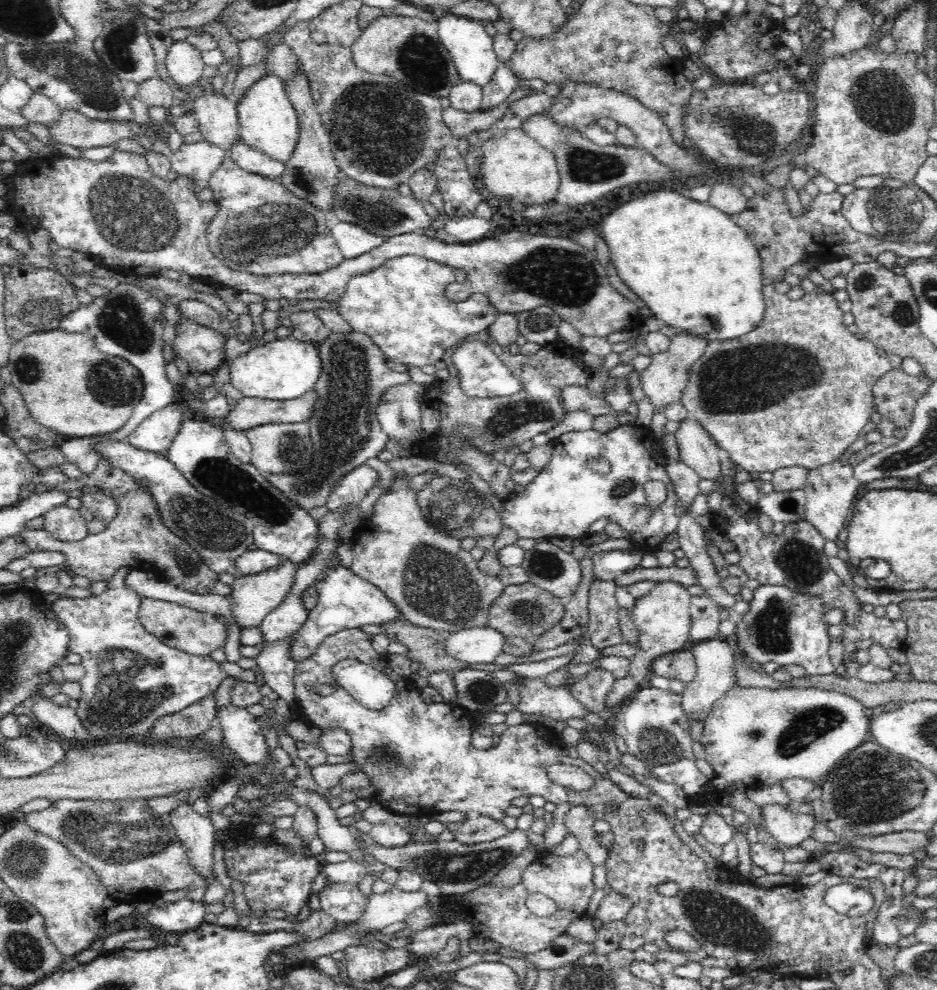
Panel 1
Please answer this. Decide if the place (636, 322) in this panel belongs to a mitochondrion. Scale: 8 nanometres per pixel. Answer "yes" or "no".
no

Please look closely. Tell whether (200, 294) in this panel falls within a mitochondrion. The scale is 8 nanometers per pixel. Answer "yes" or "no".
no

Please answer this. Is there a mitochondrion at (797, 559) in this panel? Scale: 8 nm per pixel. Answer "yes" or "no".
yes

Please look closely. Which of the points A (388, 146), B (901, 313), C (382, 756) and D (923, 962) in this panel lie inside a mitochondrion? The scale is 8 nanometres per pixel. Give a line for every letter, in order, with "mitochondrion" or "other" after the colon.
A: mitochondrion
B: mitochondrion
C: mitochondrion
D: mitochondrion

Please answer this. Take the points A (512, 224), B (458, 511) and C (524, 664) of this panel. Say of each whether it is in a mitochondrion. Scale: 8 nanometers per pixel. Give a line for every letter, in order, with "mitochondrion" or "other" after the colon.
A: other
B: mitochondrion
C: other

